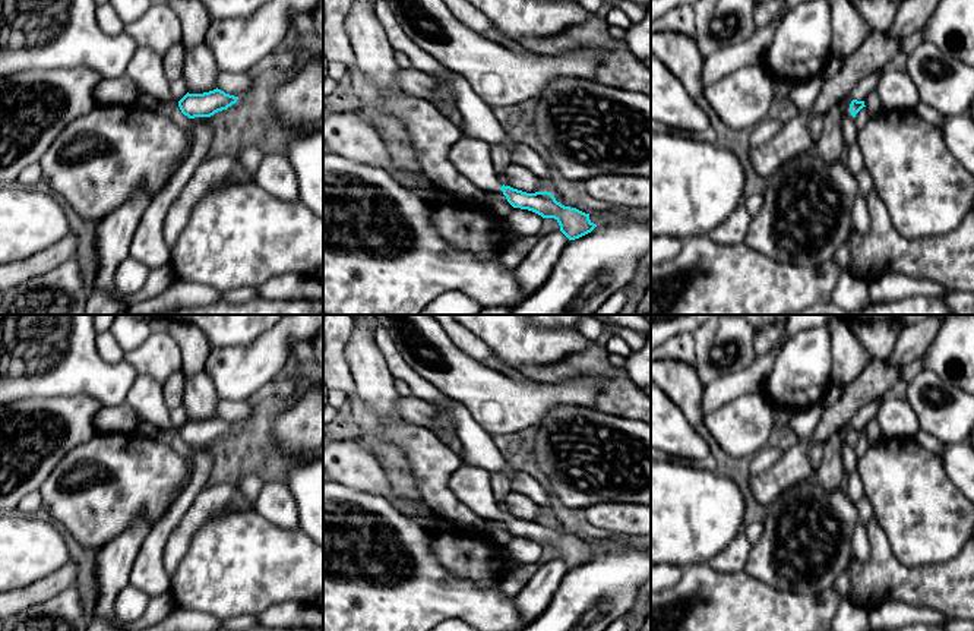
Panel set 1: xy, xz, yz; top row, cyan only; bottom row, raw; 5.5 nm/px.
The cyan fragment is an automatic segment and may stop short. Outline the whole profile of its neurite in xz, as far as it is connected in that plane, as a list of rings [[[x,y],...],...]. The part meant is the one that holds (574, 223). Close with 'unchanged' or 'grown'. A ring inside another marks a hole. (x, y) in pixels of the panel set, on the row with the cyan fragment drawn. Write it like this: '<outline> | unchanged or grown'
[[[505,184],[500,190],[513,208],[532,211],[543,218],[554,218],[569,240],[579,239],[597,227],[589,220],[589,214],[562,205],[550,192],[526,193]]] | unchanged

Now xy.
[[[214,89],[203,94],[186,94],[180,101],[178,107],[189,119],[195,117],[211,117],[218,111],[227,110],[235,104],[238,97],[225,94],[221,89]]] | unchanged

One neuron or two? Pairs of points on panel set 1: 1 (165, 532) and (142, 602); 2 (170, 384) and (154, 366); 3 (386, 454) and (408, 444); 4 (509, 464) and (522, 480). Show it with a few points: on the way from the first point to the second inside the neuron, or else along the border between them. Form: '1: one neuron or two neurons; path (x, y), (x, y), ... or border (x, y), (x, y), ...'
1: two neurons; border (130, 583), (152, 599)
2: two neurons; border (180, 369), (163, 382)
3: two neurons; border (369, 431), (395, 444), (404, 453), (416, 478)
4: two neurons; border (521, 464), (509, 478)

